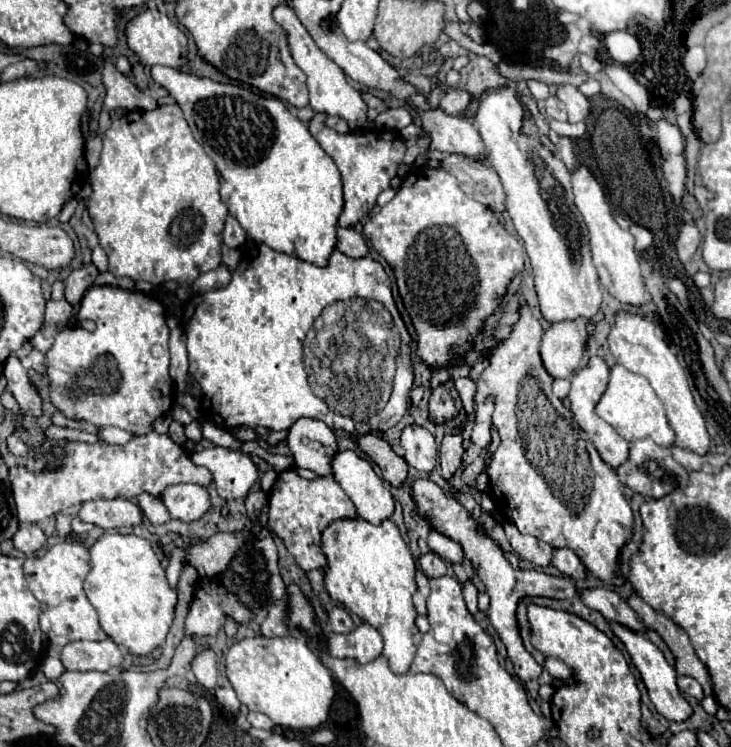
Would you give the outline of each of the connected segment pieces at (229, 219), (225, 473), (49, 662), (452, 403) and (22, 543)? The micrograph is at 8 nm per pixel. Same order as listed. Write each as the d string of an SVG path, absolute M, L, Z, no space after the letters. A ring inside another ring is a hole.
M226 216L226 222L224 222L224 244L230 246L230 248L238 248L238 246L244 244L244 240L246 240L246 232L238 224L238 220L234 216Z
M220 446L196 452L192 462L206 466L212 472L216 490L226 500L246 498L259 478L258 468L248 454Z
M48 656L48 658L42 662L42 672L44 672L44 676L46 676L48 680L58 680L60 674L64 672L64 666L62 666L62 662L60 662L58 658Z
M448 380L440 384L428 402L428 420L434 424L444 424L456 418L462 410L462 400L454 388L454 382Z
M22 524L20 528L18 528L18 532L14 534L14 538L12 538L12 542L14 542L14 546L20 550L20 552L24 552L26 556L32 556L34 552L38 552L40 548L44 548L46 546L46 536L44 536L44 532L36 526L36 524Z

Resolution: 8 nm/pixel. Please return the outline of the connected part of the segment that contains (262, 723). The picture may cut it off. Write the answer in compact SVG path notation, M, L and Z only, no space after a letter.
M250 712L246 718L248 718L252 728L262 728L262 730L272 730L274 728L274 722L268 716L260 714L260 712Z

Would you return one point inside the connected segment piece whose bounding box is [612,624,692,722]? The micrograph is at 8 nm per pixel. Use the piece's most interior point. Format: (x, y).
(660, 678)

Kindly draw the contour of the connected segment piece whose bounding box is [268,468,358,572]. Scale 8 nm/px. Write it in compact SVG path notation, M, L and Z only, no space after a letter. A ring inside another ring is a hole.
M294 468L278 474L278 480L268 494L268 502L270 502L270 520L268 520L270 528L284 540L288 552L306 572L326 568L328 564L326 556L320 550L322 532L328 528L328 524L342 518L358 518L352 500L344 494L334 476L306 480L298 476Z

